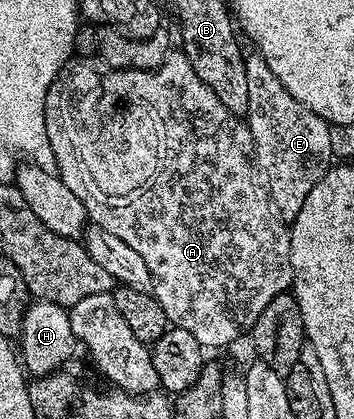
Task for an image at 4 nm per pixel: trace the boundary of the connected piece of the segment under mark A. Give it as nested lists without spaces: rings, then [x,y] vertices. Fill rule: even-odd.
[[[172,50],[167,59],[161,64],[161,77],[154,77],[151,71],[142,69],[123,69],[123,75],[115,75],[117,83],[115,89],[103,93],[103,89],[77,89],[75,91],[57,91],[49,89],[47,98],[47,112],[45,126],[49,140],[48,152],[53,153],[57,160],[56,172],[71,187],[75,199],[83,203],[86,214],[91,218],[92,224],[98,225],[104,231],[111,232],[116,238],[127,243],[132,250],[139,252],[147,263],[153,280],[152,294],[163,307],[170,326],[191,331],[195,339],[206,350],[212,351],[220,345],[227,345],[235,340],[241,332],[252,330],[253,324],[263,315],[263,307],[275,299],[275,295],[286,292],[293,284],[293,268],[291,267],[291,239],[289,238],[290,226],[275,212],[273,202],[269,199],[269,190],[263,180],[263,174],[257,167],[253,156],[253,136],[248,124],[239,119],[238,114],[232,113],[223,103],[219,103],[217,94],[213,94],[203,80],[199,79],[189,59],[182,50]],[[99,97],[109,97],[111,101],[99,101]],[[127,97],[127,103],[117,103],[113,99]]]

